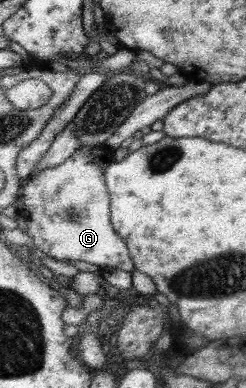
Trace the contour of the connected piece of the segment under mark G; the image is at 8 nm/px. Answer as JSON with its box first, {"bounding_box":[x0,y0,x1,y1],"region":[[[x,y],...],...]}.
{"bounding_box":[19,145,134,271],"region":[[[105,145],[102,147],[78,147],[70,158],[58,164],[40,170],[25,180],[19,197],[19,212],[25,217],[26,233],[30,236],[39,255],[50,256],[55,260],[83,260],[99,266],[99,268],[110,268],[133,271],[134,264],[130,260],[127,246],[122,238],[112,228],[110,218],[110,194],[104,181],[104,170],[106,166],[114,161],[112,149]]]}

